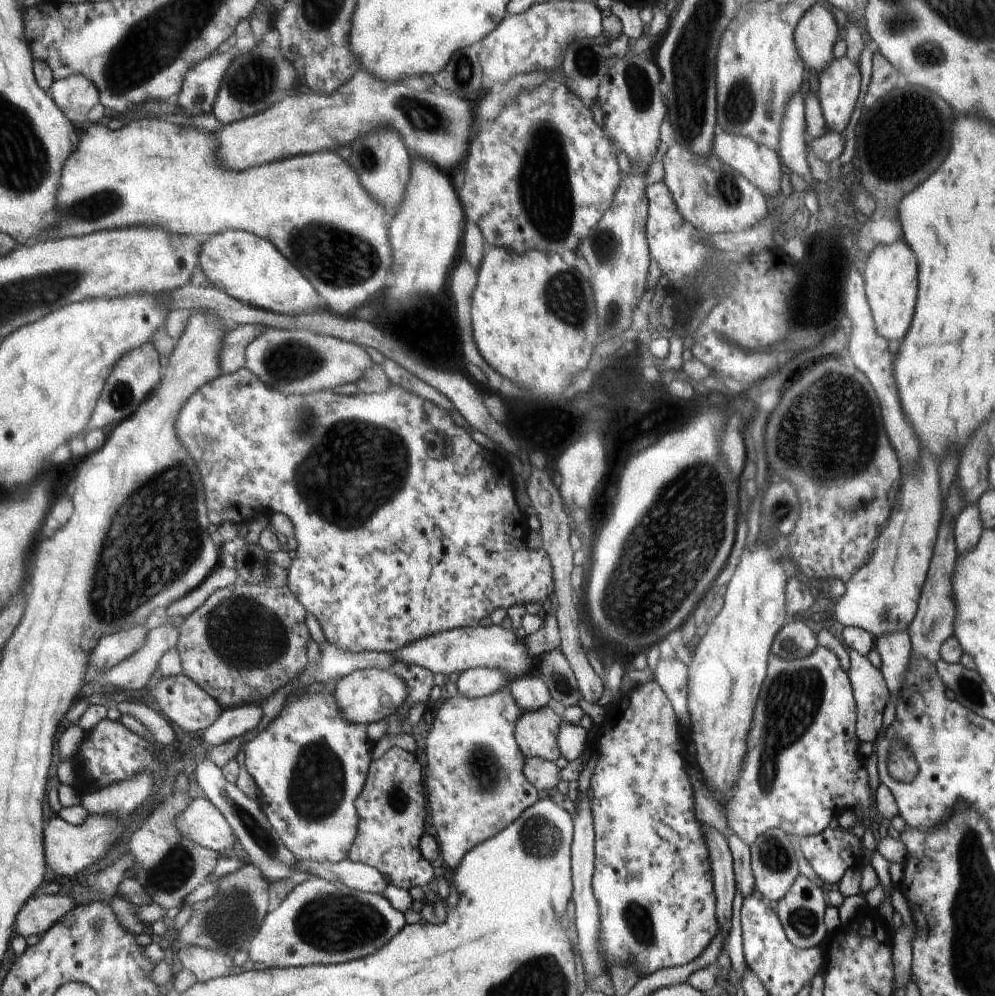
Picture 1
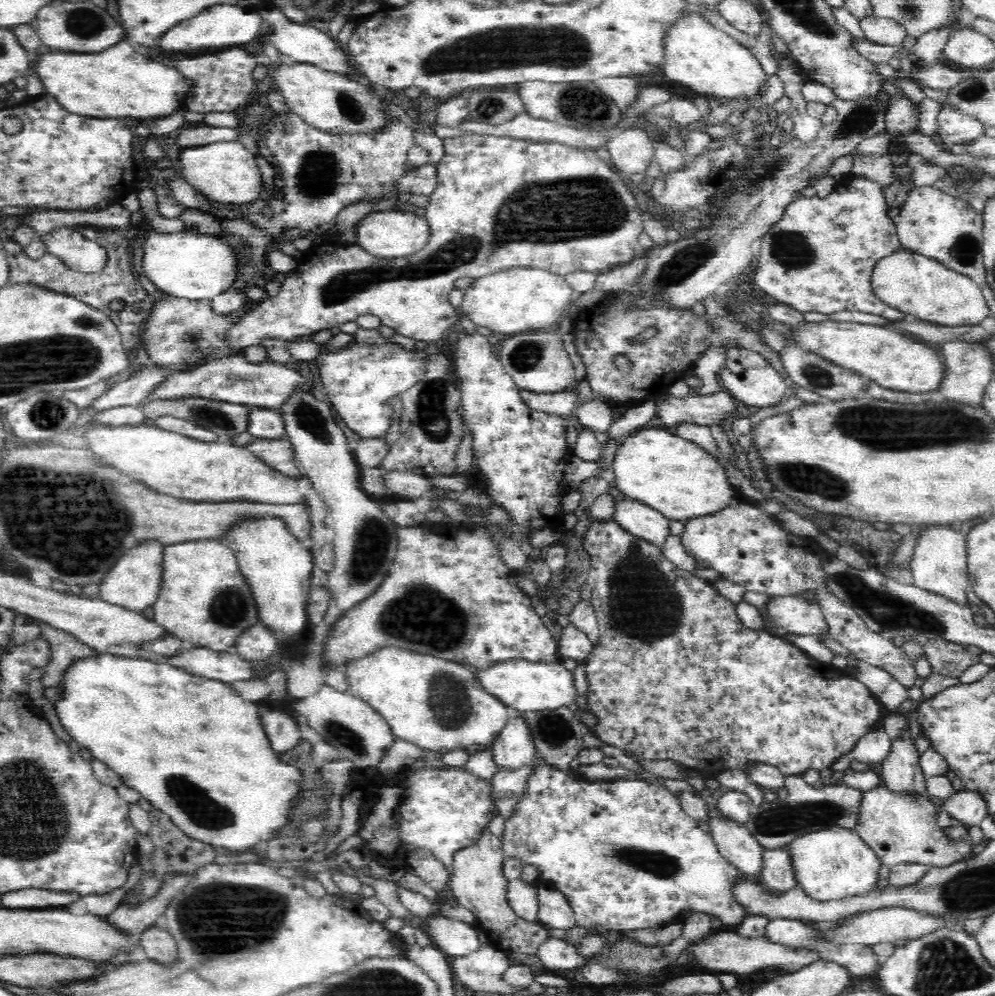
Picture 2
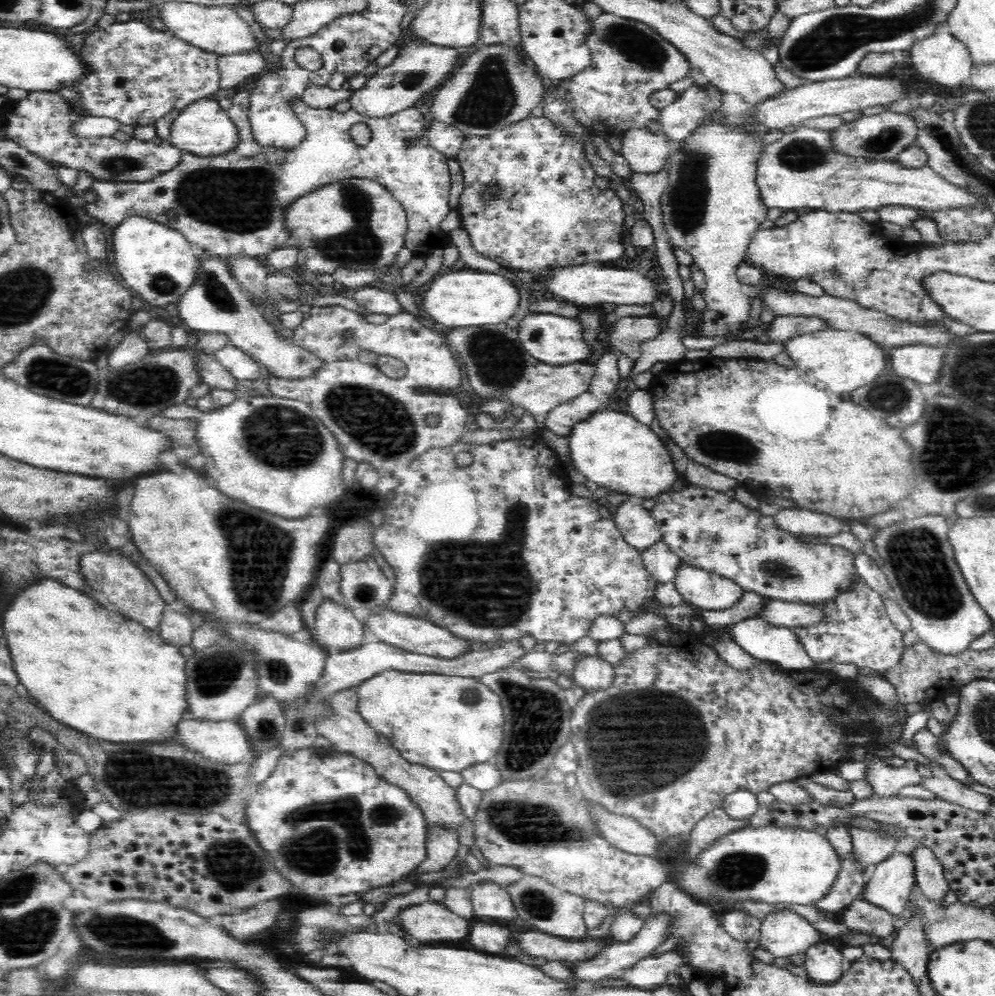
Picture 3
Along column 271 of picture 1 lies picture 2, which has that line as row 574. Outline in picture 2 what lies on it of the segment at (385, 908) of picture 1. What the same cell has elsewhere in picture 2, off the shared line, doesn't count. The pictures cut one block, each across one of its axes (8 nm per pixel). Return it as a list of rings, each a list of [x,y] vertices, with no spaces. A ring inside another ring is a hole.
[[[928,528],[920,531],[918,544],[914,548],[911,557],[910,569],[912,573],[912,584],[918,588],[932,591],[936,594],[946,595],[946,597],[956,601],[958,604],[966,605],[970,610],[978,610],[977,605],[972,605],[966,597],[966,590],[970,580],[968,578],[967,563],[967,540],[965,530],[958,532],[952,528]]]

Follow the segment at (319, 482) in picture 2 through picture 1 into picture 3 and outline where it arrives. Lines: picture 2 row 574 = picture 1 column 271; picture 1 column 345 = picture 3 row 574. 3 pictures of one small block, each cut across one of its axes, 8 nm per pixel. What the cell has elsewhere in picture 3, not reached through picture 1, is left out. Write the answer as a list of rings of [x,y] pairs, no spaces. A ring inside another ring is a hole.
[[[372,557],[341,564],[339,585],[348,608],[362,623],[368,614],[388,602],[393,593],[392,582]]]

